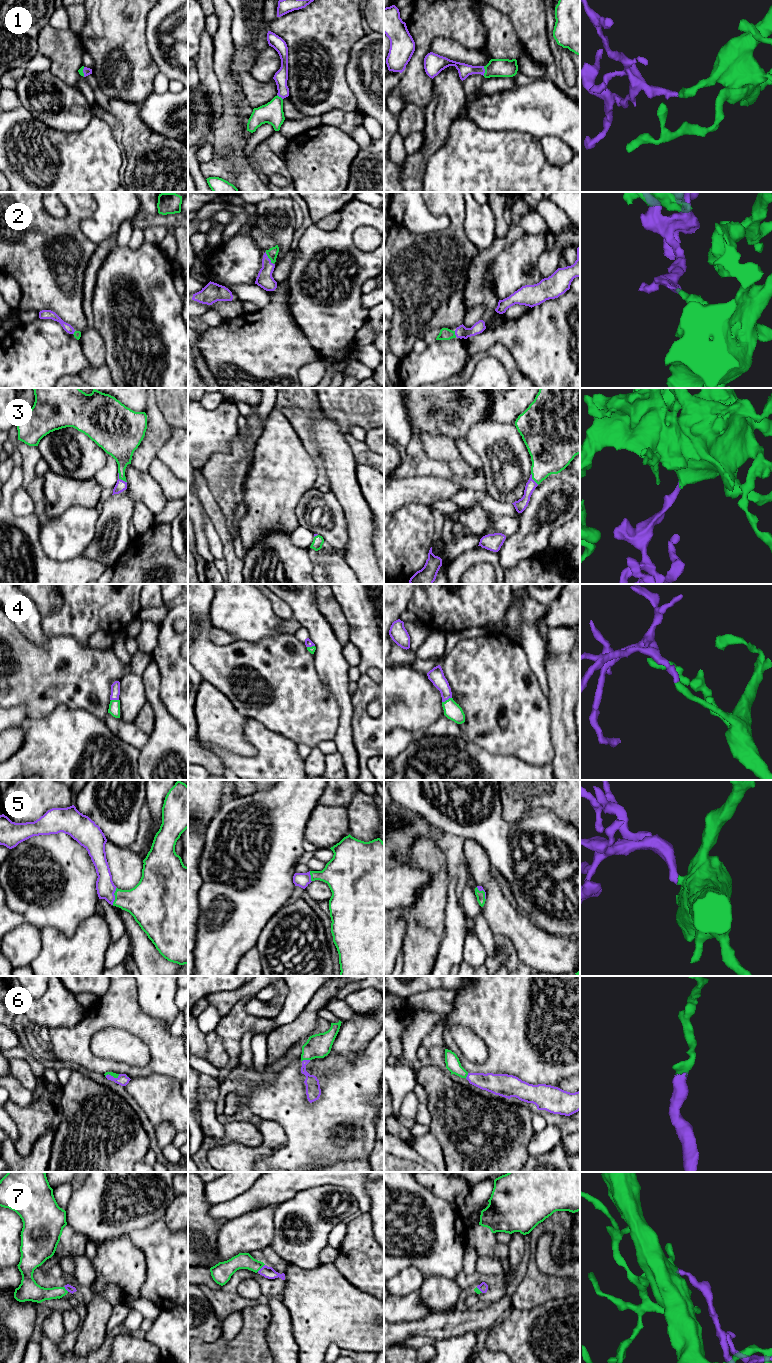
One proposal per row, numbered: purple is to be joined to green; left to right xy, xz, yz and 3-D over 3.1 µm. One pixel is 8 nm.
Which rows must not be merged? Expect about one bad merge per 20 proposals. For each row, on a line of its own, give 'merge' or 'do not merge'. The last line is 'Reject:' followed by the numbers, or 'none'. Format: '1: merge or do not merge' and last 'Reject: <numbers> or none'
1: merge
2: merge
3: merge
4: merge
5: merge
6: merge
7: merge
Reject: none

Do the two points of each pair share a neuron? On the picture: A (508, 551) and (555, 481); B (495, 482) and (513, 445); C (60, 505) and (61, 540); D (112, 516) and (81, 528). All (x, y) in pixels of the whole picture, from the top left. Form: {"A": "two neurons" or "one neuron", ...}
{"A": "one neuron", "B": "one neuron", "C": "two neurons", "D": "two neurons"}

